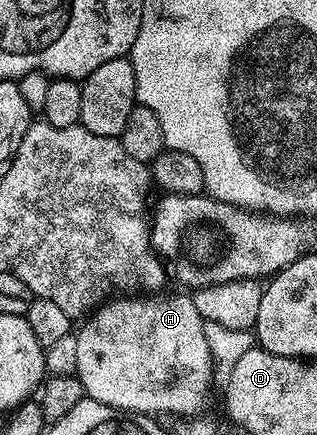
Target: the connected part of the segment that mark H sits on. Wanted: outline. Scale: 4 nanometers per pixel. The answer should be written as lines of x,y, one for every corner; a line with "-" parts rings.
151,293
146,297
115,297
110,301
98,306
94,311
90,312
82,320
83,328
78,328
77,331
77,365
74,374
78,375
81,385
83,386
84,396
93,401
97,401
101,405
109,405
110,407
116,407
118,411
134,411
136,415
150,415
152,417
163,417
159,415
183,415
181,417
195,417
198,416
199,410
207,403
207,394
211,391
211,383
213,384
213,360
211,357
209,344
205,339
205,323
201,317
201,313
197,313
197,305
195,304
194,298
190,294
187,295
163,295
164,293

